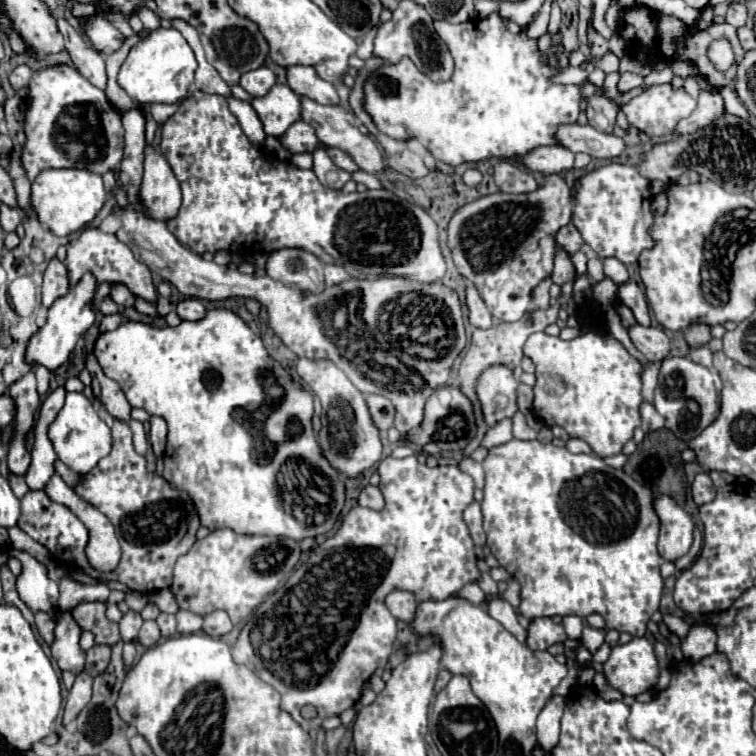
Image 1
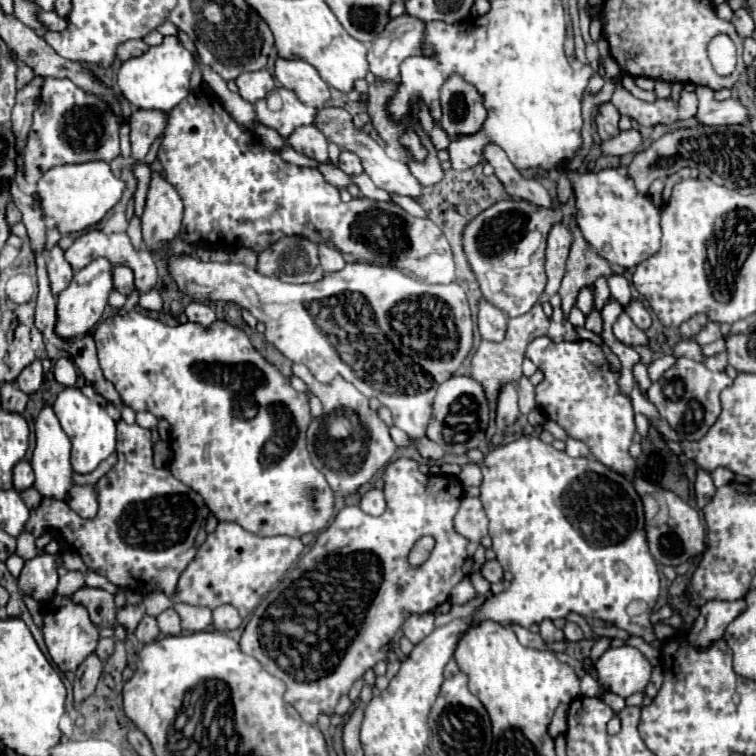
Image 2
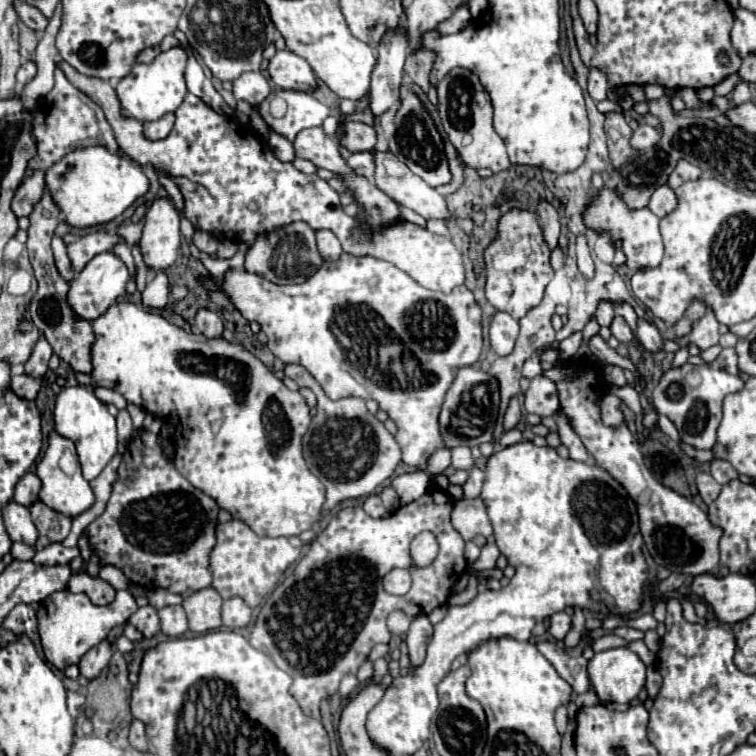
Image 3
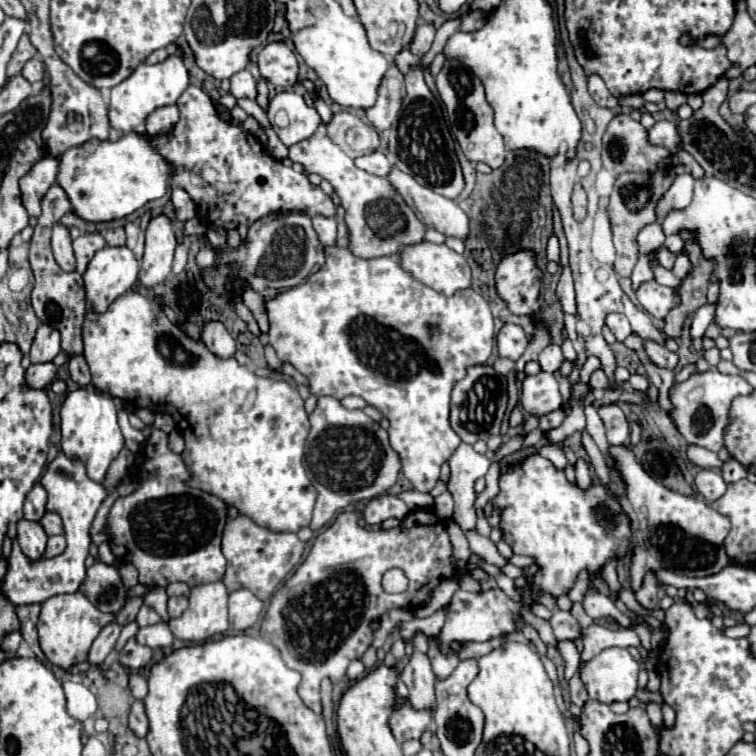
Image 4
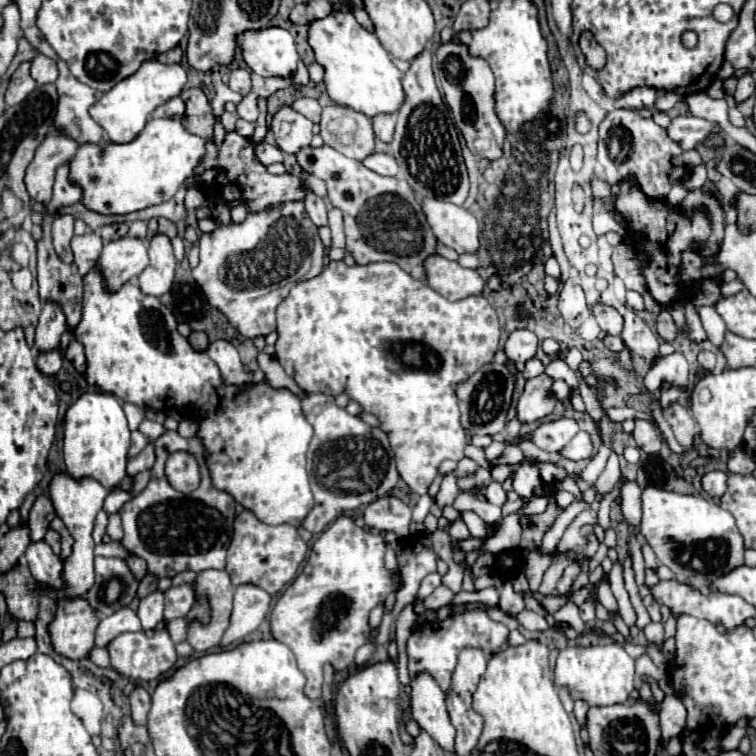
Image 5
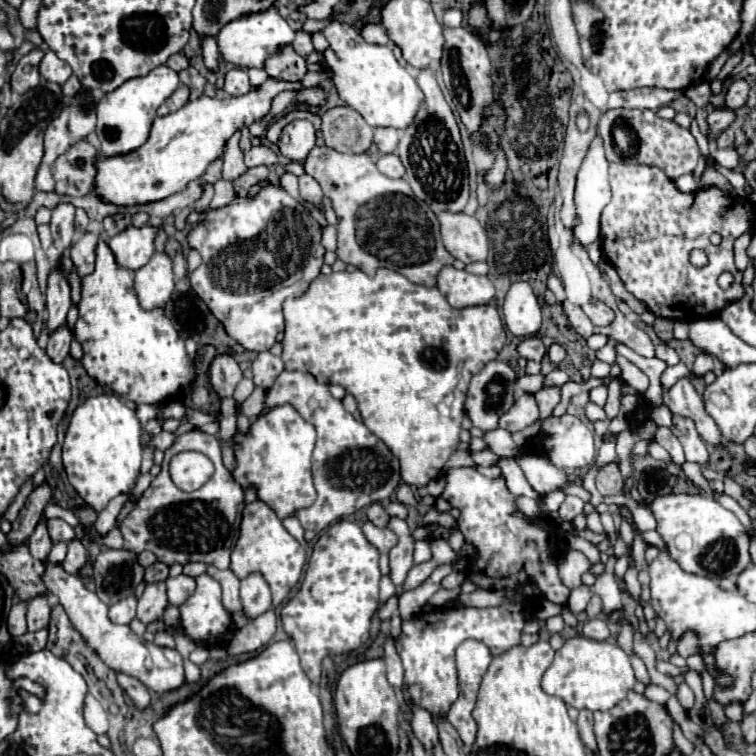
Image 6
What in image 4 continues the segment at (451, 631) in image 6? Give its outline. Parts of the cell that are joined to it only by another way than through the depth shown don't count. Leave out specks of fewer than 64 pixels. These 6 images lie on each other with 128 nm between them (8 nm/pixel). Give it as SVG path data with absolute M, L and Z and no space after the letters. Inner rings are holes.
M436 638L432 640L432 652L428 652L430 656L430 662L432 662L432 670L436 674L438 680L442 680L444 676L450 676L456 668L456 664L460 662L458 660L458 654L452 654L452 656L444 656L440 650L438 650L438 642Z

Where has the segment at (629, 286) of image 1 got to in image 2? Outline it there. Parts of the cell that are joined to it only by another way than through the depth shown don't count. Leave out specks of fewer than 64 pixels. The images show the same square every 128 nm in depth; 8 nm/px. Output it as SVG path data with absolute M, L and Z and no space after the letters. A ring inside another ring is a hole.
M630 300L630 304L624 308L624 312L632 318L632 322L638 326L638 328L644 328L644 330L648 330L650 328L650 324L652 324L652 320L650 320L650 314L648 314L648 310L644 308L644 304L640 302L640 300Z

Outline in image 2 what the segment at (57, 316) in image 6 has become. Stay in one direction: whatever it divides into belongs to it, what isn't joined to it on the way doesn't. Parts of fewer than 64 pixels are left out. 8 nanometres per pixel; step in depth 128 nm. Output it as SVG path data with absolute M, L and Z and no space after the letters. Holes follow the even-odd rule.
M34 360L28 368L24 368L24 372L16 378L16 386L26 392L28 396L32 396L42 384L42 362Z

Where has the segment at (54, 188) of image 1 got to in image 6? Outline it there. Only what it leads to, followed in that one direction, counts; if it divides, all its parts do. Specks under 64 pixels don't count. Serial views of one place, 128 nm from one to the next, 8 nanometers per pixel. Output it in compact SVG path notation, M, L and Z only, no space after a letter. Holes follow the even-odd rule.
M268 78L258 90L250 90L240 98L214 100L208 96L200 96L180 110L156 118L152 122L148 140L138 150L112 158L98 156L94 194L106 204L136 206L158 202L182 192L188 182L198 180L206 166L222 154L222 146L228 142L234 130L250 126L252 122L268 114L272 98L282 90L298 90L298 100L308 102L312 106L320 106L326 102L326 94L318 86L304 88L300 82L278 82L274 78Z

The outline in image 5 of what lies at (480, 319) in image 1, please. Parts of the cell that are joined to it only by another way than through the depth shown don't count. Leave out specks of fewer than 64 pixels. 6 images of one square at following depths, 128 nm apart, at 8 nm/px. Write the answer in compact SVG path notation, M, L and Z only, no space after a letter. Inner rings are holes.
M514 330L510 332L508 340L506 340L506 346L504 346L504 354L508 356L510 362L514 364L524 364L526 360L534 358L536 354L536 348L538 348L538 338L534 332L530 330Z

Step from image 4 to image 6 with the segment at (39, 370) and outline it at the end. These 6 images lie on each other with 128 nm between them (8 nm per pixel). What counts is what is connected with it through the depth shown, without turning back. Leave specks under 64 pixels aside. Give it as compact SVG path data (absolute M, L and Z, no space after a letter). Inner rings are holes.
M60 326L54 334L50 334L50 340L48 340L48 346L46 346L46 354L50 356L52 362L60 364L68 356L72 338L74 338L72 330L68 330L66 326Z

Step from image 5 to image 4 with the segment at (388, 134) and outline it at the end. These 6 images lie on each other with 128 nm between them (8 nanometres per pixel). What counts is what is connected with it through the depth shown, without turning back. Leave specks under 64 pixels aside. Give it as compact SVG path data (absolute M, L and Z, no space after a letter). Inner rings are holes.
M390 64L388 72L384 74L378 86L376 104L366 110L370 124L376 130L386 130L398 114L402 98L404 98L404 74L398 70L396 64Z

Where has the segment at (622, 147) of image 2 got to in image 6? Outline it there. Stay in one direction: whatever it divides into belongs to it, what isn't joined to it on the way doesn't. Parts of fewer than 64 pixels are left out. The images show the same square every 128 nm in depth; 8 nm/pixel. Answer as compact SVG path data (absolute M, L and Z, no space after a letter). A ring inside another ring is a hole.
M714 110L714 112L710 112L708 114L708 128L710 128L710 132L712 134L724 132L732 124L734 116L736 116L734 110Z

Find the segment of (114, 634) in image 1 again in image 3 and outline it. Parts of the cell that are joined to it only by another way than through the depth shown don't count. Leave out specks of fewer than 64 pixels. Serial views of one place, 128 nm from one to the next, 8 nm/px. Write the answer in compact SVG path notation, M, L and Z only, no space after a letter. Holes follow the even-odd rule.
M86 572L74 574L68 582L68 590L74 594L78 592L86 594L92 600L92 604L96 606L108 606L116 596L116 590L108 582L104 582L102 578L92 578Z

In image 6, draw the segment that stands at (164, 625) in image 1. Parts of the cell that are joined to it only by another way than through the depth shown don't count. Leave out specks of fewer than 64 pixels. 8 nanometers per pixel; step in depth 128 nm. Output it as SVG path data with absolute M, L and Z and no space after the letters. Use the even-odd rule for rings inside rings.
M180 574L176 578L168 578L166 588L168 588L168 604L182 606L186 602L186 598L192 596L196 582L194 582L194 578Z

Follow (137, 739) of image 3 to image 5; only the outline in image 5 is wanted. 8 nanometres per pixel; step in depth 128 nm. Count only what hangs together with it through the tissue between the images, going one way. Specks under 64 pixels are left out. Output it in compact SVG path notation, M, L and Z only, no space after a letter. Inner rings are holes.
M138 686L132 694L130 694L130 706L132 706L132 720L138 726L146 724L146 714L150 710L150 694Z

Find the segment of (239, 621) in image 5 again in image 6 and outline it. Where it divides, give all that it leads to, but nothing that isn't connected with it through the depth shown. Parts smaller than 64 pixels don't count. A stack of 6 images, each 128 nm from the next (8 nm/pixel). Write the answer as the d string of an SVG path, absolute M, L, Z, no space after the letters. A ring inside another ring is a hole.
M250 574L240 584L240 602L248 620L254 620L272 608L270 588L260 574Z

